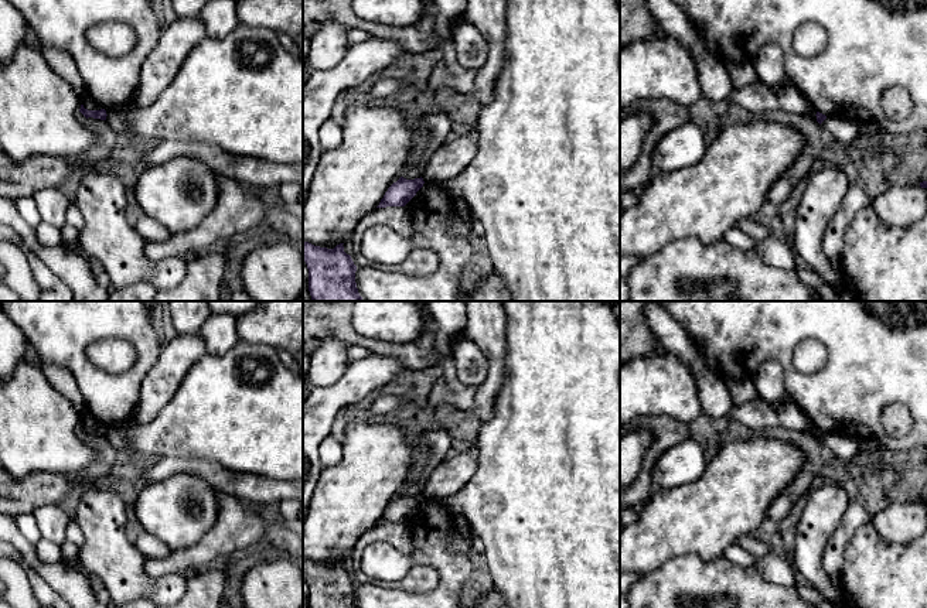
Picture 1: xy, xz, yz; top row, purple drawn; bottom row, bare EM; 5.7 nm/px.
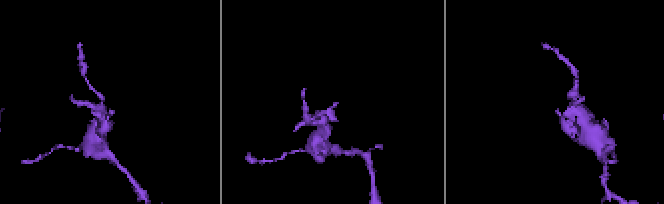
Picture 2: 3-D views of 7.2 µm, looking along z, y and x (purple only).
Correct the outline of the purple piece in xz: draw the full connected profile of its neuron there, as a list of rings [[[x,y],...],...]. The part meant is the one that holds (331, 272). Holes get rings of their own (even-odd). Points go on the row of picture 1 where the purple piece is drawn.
[[[303,240],[313,301],[364,301],[355,283],[357,266],[342,245],[327,249]]]

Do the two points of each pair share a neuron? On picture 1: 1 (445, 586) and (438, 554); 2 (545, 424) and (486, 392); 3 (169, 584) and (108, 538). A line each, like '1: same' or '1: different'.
1: same
2: different
3: same

